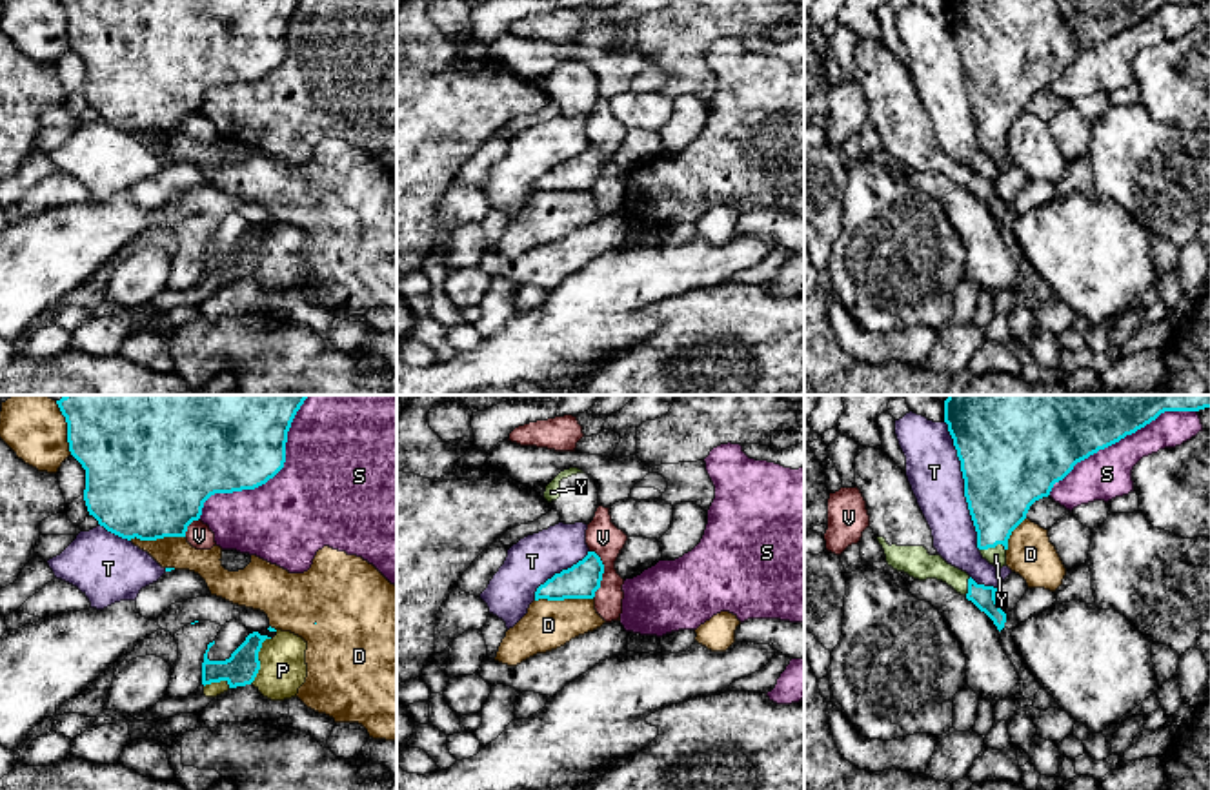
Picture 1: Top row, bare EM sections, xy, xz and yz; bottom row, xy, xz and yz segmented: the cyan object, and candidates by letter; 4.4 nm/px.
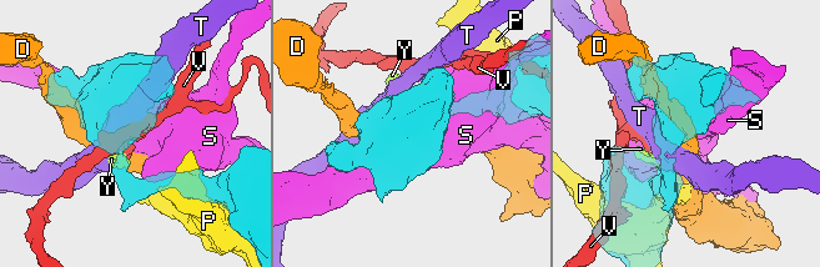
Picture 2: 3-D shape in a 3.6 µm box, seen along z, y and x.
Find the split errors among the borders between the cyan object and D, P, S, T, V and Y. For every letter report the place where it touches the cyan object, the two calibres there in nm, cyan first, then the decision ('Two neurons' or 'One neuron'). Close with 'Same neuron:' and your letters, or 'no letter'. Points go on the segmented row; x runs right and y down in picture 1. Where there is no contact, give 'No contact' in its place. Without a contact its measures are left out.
D: Touches cyan at xz (563, 599). Thickness 160 nm (cyan) against 220 nm. Two neurons
P: Touches cyan at xy (257, 659). Thickness 150 nm (cyan) against 200 nm. Two neurons
S: Touches cyan at xy (270, 477). Thickness 480 nm (cyan) against 440 nm. Two neurons
T: Touches cyan at yz (965, 485). Thickness 460 nm (cyan) against 240 nm. Two neurons
V: Touches cyan at xz (603, 572). Thickness 160 nm (cyan) against 150 nm. Two neurons
Y: Touches cyan at yz (992, 546). Thickness 300 nm (cyan) against 80 nm. One neuron
Same neuron: Y

